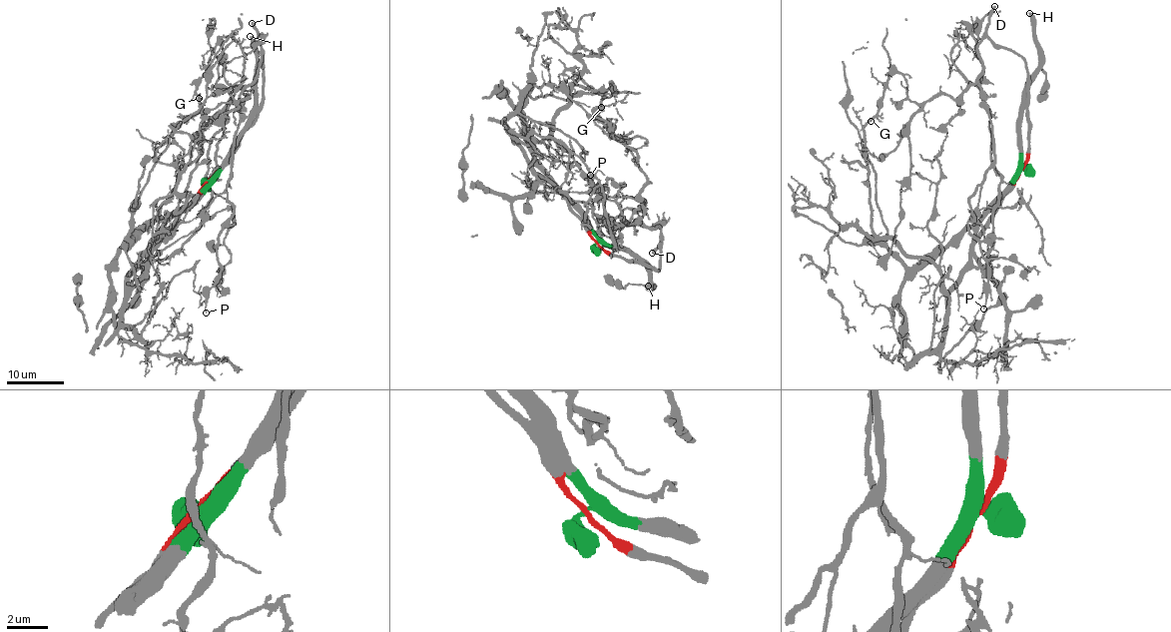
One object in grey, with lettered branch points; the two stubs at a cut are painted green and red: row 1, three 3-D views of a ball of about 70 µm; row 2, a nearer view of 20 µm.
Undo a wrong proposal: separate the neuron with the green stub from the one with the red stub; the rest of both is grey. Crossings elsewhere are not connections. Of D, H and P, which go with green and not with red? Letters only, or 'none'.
H

